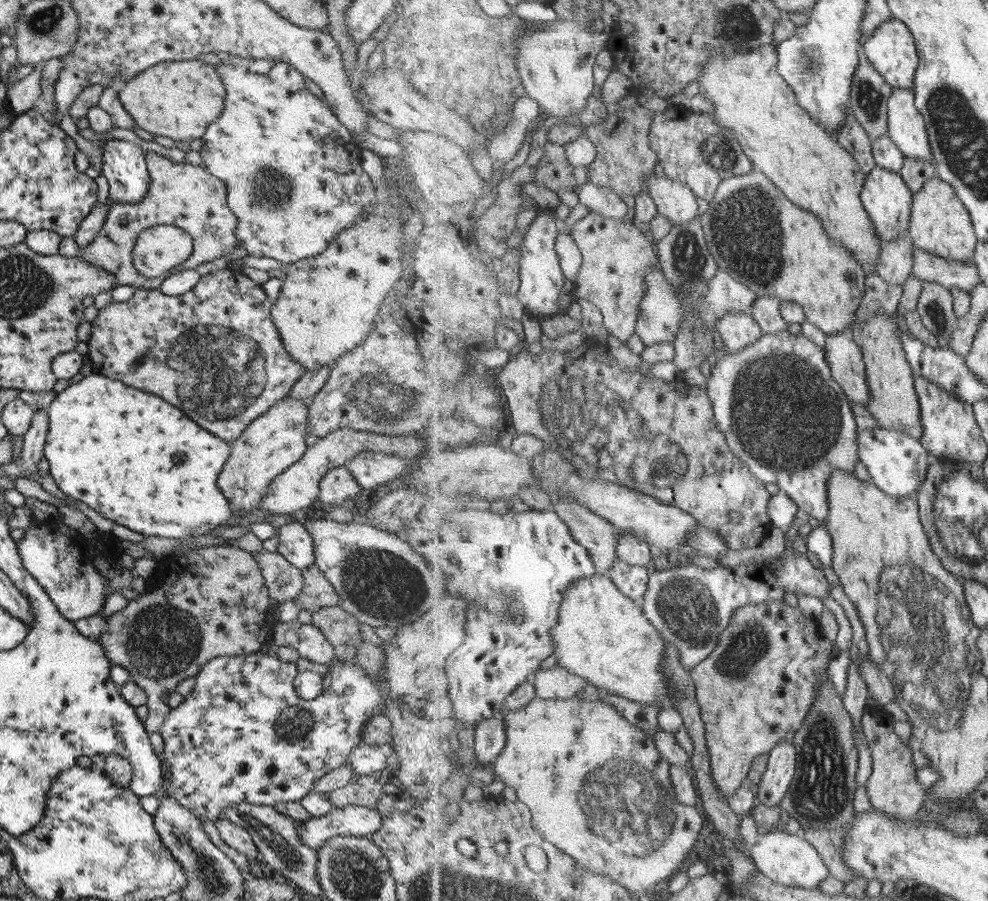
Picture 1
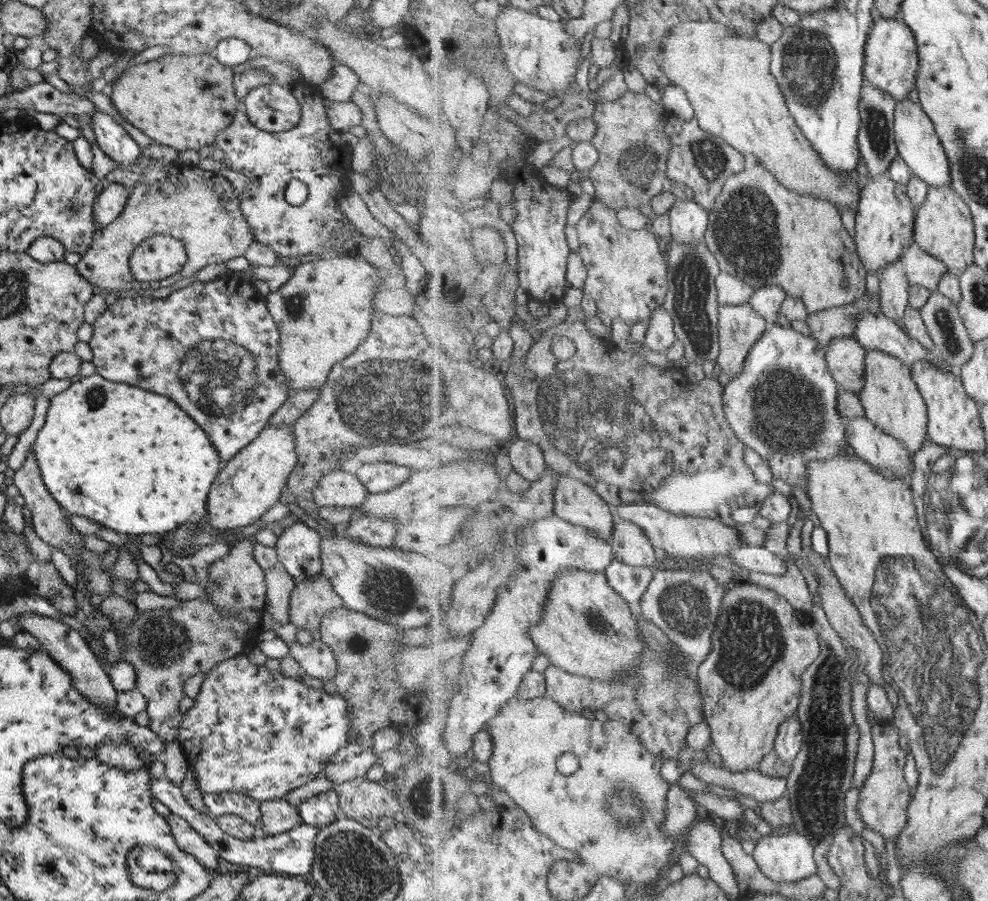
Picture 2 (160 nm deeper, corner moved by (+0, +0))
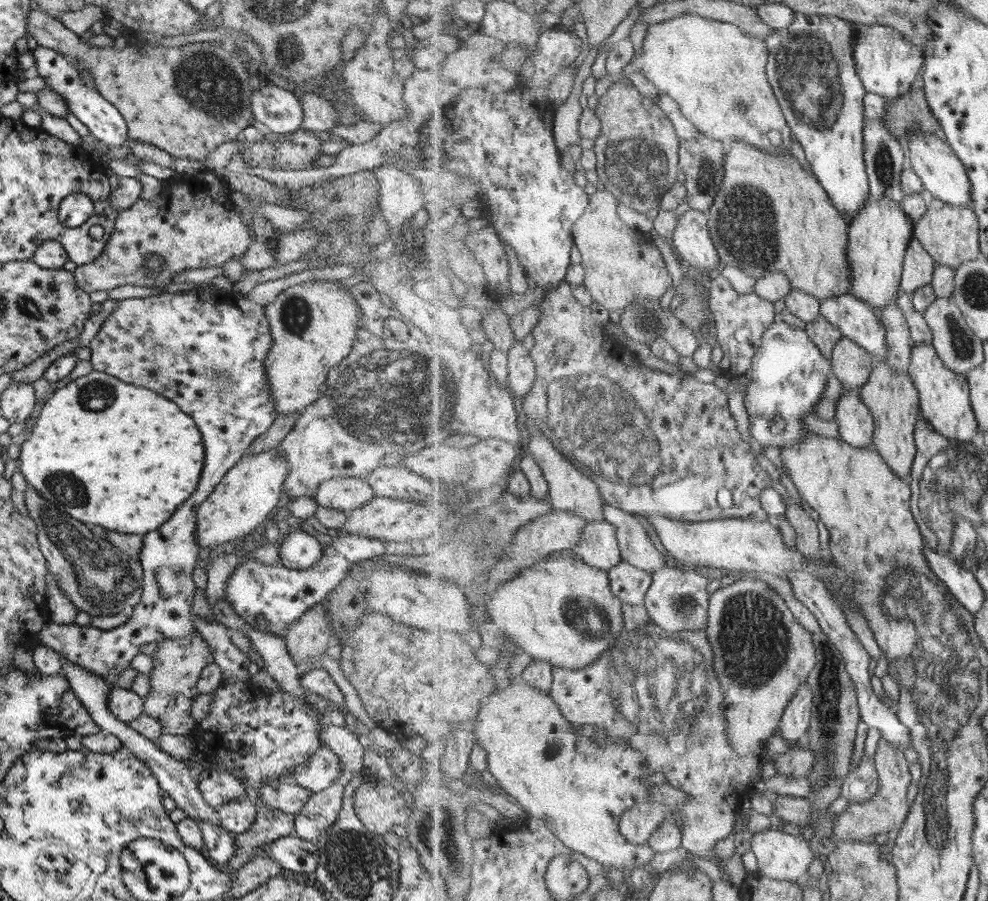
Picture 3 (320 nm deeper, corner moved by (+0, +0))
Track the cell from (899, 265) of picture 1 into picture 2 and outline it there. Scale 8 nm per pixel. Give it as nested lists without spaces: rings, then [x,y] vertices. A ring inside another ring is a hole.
[[[899,260],[887,267],[879,279],[882,314],[902,322],[907,307],[910,306],[911,288],[902,261]]]

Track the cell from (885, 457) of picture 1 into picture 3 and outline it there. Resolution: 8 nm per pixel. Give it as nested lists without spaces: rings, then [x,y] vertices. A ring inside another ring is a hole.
[[[845,388],[838,400],[835,421],[844,441],[859,448],[874,447],[874,415],[862,399],[861,388]]]

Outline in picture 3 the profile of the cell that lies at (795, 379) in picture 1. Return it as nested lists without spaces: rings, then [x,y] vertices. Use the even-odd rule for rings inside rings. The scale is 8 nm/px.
[[[777,320],[764,334],[762,344],[753,358],[752,369],[747,373],[751,382],[743,385],[747,392],[745,408],[751,420],[751,434],[761,446],[774,445],[783,450],[806,437],[801,418],[814,414],[818,402],[826,392],[828,378],[833,374],[832,365],[811,341],[806,329]]]

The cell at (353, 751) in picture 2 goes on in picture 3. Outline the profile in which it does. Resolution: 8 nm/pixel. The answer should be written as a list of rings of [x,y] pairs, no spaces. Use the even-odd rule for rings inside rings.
[[[326,747],[316,750],[299,768],[290,772],[290,777],[301,788],[310,790],[311,793],[319,792],[331,786],[339,776],[341,765],[337,755]]]

